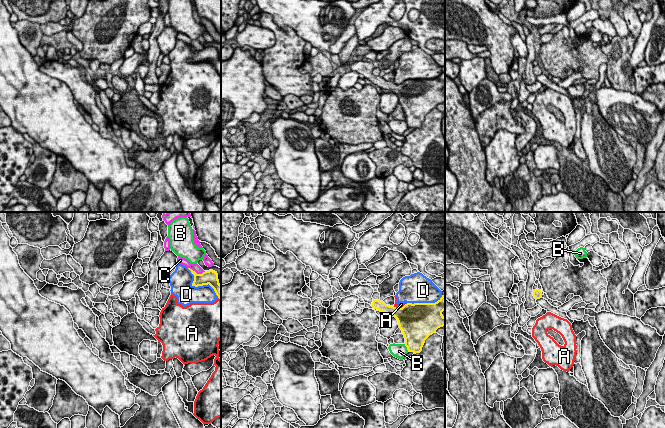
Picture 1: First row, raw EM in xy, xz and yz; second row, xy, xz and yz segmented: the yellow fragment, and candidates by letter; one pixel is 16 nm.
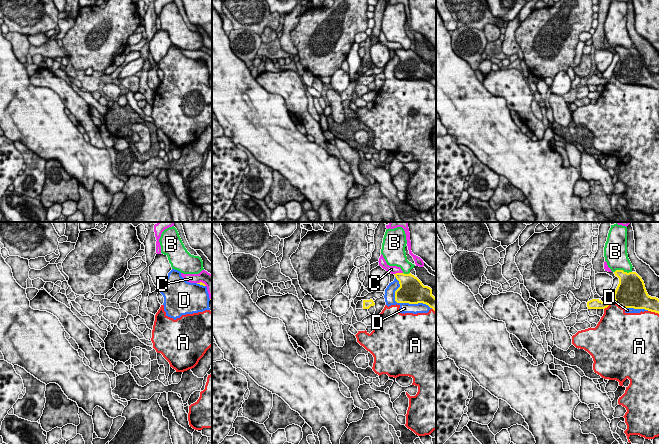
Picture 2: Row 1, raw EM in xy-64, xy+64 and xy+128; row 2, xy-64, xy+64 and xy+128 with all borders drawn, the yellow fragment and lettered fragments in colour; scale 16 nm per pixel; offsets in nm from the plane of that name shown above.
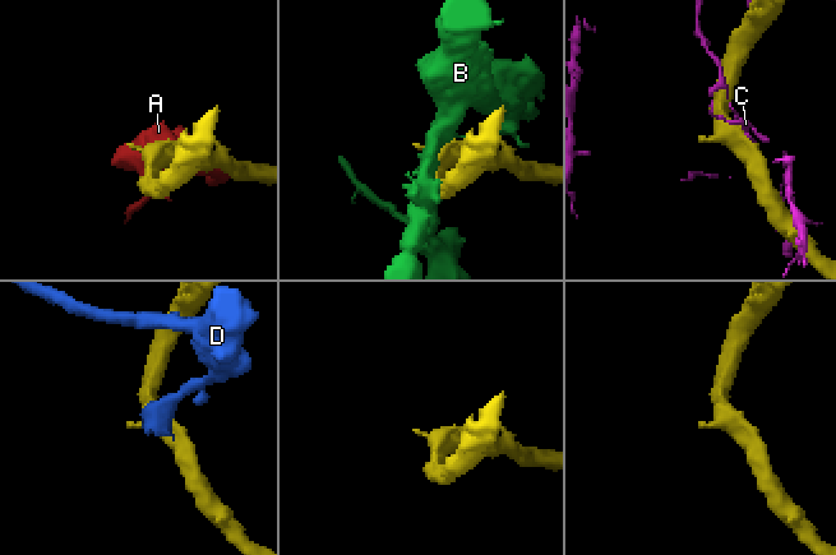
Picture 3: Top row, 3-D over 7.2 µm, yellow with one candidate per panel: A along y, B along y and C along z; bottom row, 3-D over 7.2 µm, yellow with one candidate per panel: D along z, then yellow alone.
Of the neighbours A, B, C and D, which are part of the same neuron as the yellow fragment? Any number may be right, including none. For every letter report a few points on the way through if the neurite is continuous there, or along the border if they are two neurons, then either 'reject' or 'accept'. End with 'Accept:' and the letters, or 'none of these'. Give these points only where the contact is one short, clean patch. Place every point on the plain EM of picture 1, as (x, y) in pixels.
A: reject
B: reject
C: reject
D: reject
Accept: none of these

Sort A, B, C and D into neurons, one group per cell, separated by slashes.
A D / B / C

